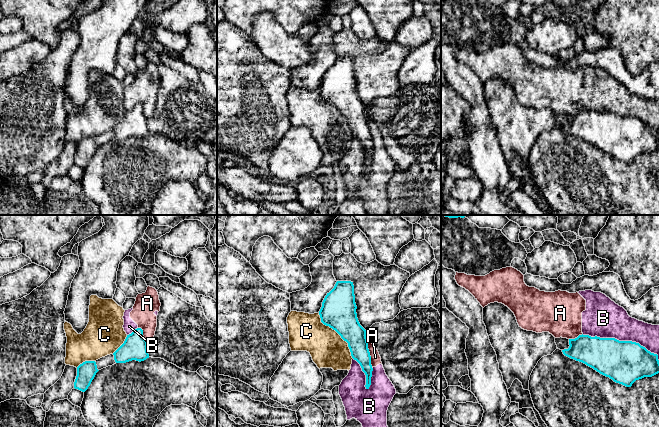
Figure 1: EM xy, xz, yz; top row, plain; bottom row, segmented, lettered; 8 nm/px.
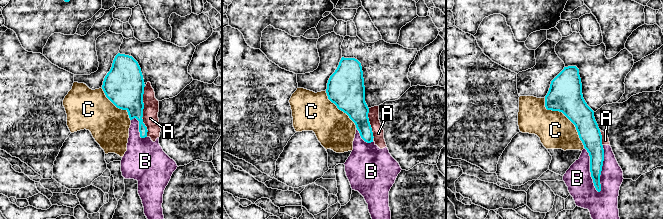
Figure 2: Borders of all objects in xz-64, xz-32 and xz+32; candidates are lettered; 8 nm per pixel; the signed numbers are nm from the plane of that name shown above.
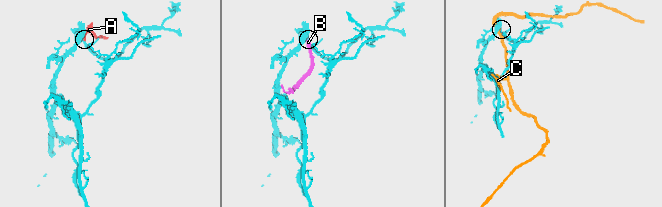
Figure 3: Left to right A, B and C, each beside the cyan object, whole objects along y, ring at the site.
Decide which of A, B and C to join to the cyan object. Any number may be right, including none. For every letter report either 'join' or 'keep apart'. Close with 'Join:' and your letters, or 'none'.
A: keep apart
B: keep apart
C: keep apart
Join: none

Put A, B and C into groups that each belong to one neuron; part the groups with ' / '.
A B / C

